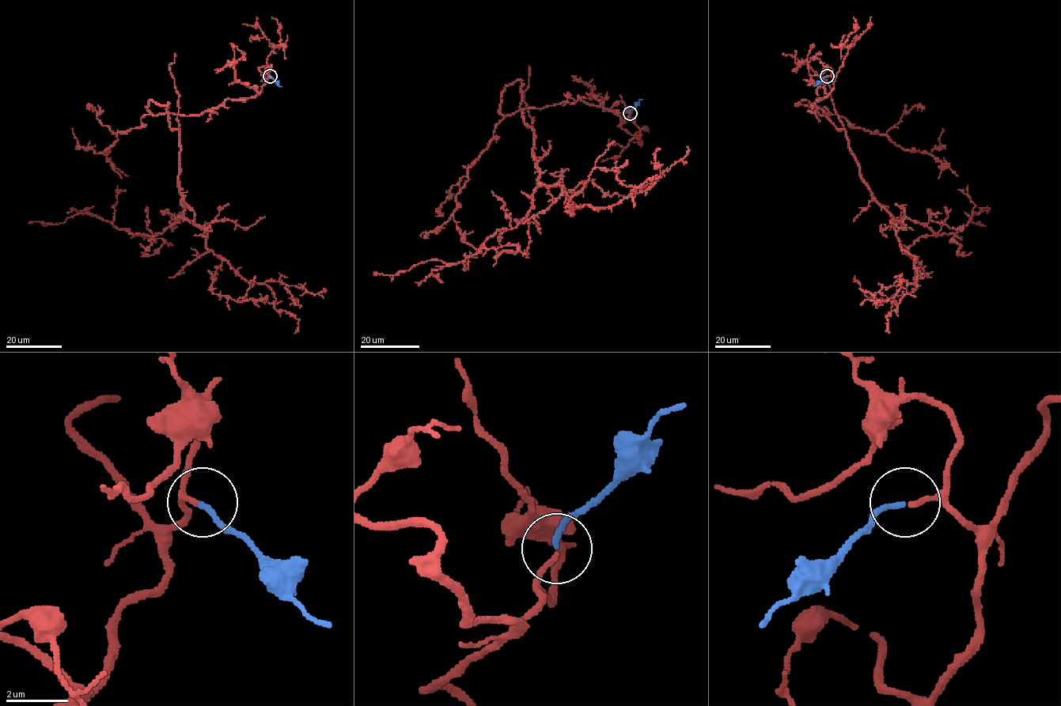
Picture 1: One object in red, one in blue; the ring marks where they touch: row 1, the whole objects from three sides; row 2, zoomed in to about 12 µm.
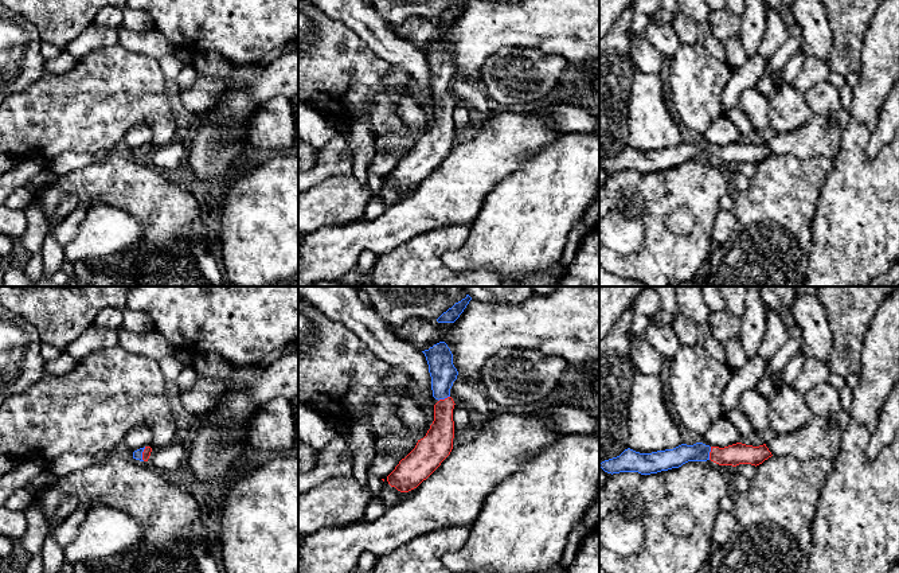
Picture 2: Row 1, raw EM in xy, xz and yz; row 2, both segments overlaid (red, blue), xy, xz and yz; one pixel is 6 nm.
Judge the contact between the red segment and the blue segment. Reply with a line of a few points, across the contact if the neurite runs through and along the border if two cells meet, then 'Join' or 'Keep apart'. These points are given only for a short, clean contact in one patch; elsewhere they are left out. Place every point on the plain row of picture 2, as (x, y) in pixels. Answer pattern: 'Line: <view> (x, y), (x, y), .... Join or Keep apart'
Line: yz (737, 152), (710, 152), (681, 152), (675, 156). Join

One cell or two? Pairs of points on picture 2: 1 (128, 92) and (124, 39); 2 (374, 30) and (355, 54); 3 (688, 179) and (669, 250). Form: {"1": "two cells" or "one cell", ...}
{"1": "two cells", "2": "two cells", "3": "one cell"}

